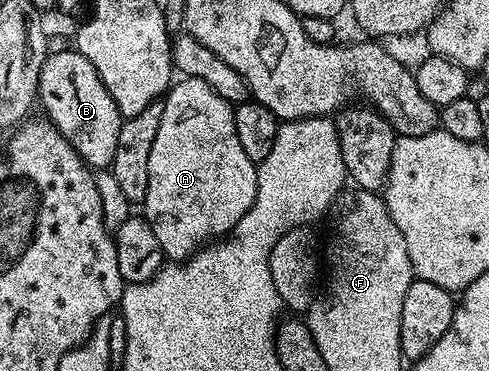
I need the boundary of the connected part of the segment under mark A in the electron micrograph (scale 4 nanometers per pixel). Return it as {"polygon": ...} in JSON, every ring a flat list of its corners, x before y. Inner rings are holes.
{"polygon":[[181,77,166,92,163,100,163,120,159,122,155,144,151,146,143,216,149,222,151,231,155,231,155,239,159,239,159,247,165,252,166,258,173,263,184,263,198,249,232,234,255,203,259,169,254,161,247,159,247,151,243,151,243,143,239,143,234,106,211,91,203,79]]}

